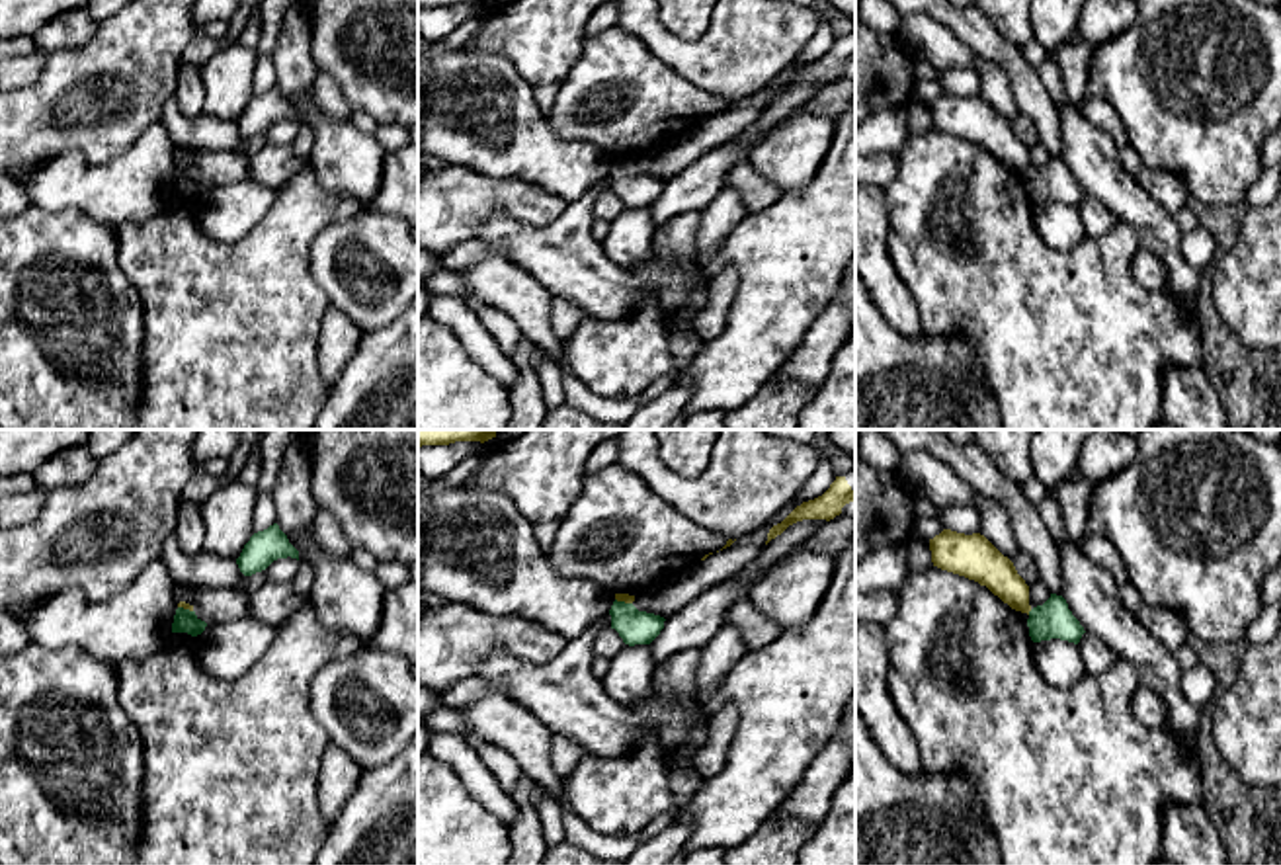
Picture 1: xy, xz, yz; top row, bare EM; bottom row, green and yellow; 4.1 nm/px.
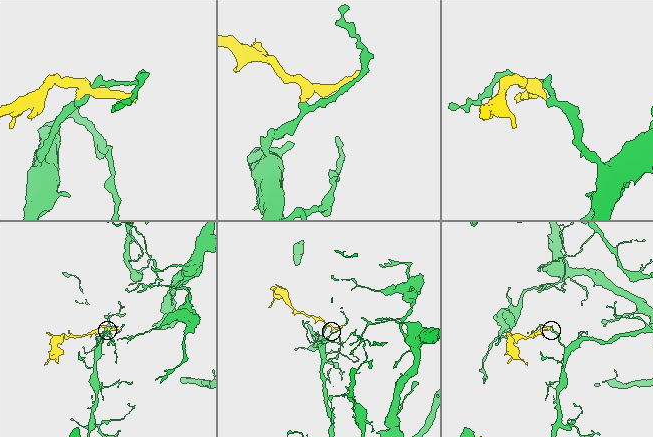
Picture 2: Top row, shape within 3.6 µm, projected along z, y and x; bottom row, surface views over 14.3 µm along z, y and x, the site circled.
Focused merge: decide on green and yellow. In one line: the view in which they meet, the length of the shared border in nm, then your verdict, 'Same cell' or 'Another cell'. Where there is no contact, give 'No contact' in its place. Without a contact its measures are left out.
Touches green in yz. Shared border 30 nm. Another cell

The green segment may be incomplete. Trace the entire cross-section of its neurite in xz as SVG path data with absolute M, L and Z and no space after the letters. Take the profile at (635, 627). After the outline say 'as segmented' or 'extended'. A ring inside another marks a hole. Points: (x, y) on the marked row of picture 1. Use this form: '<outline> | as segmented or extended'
M613 601L611 629L619 633L625 644L650 644L664 629L664 617L639 611L633 603Z | as segmented

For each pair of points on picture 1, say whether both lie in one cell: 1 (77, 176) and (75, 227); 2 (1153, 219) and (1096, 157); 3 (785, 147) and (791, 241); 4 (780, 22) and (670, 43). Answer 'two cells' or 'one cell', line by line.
1: two cells
2: one cell
3: two cells
4: one cell

